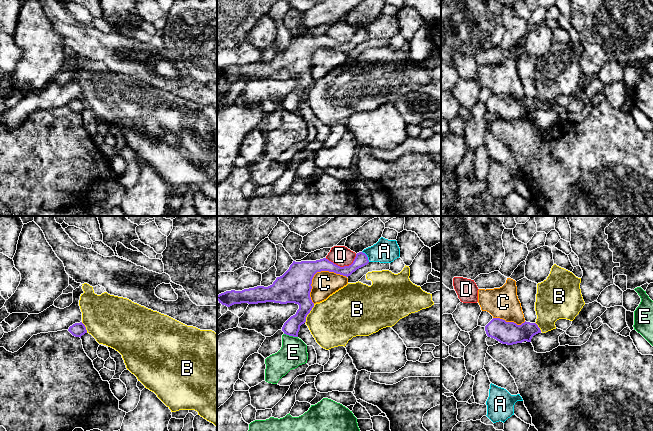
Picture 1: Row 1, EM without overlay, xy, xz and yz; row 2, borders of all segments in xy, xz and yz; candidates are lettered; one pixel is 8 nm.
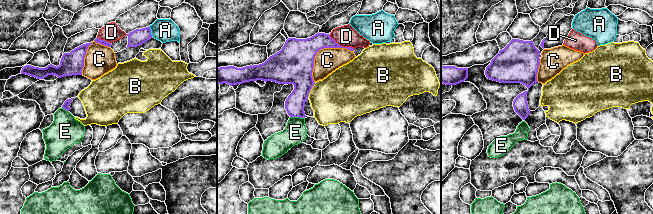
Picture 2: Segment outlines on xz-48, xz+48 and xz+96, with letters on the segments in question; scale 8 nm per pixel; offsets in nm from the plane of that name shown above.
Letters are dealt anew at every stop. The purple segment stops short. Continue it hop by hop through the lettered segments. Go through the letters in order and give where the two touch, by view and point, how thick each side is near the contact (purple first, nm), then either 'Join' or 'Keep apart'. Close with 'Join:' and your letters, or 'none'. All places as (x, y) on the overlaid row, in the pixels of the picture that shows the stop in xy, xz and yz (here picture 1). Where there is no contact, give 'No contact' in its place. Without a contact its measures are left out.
A: Touches purple at xz (366, 256). Thickness 110 nm (purple) against 190 nm. Keep apart
B: Touches purple at xz (309, 312). Thickness 280 nm (purple) against 380 nm. Keep apart
C: Touches purple at xz (317, 271). Thickness 280 nm (purple) against 200 nm. Keep apart
D: Touches purple at xz (342, 267). Thickness 110 nm (purple) against 160 nm. Keep apart
E: Touches purple at xz (291, 335). Thickness 140 nm (purple) against 220 nm. Keep apart
Join: none

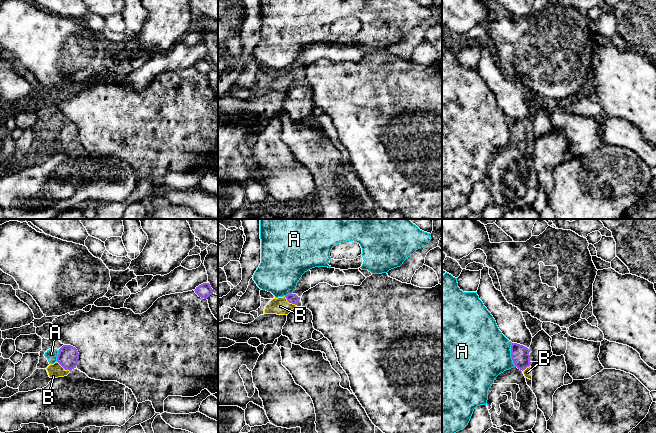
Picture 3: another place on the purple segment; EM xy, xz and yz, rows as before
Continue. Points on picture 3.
A: Touches purple at yz (511, 355). Thickness 140 nm (purple) against 460 nm. Keep apart
B: Touches purple at xz (290, 302). Thickness 80 nm (purple) against 140 nm. Join
Join: B

